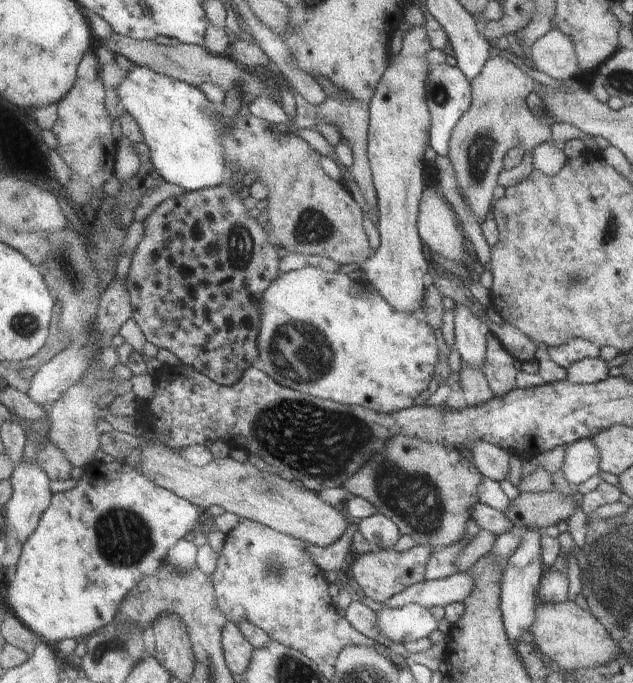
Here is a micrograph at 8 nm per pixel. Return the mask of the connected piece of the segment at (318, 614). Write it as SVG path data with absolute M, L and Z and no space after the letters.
M240 517L239 524L229 532L226 547L218 560L217 570L210 577L215 586L219 610L228 622L241 624L243 620L249 620L251 624L267 632L275 642L301 652L319 666L325 663L335 666L345 648L377 643L363 636L346 616L339 614L338 606L330 593L331 582L325 578L325 572L319 568L315 559L311 558L311 553L307 550L310 546L311 544L302 538L281 532L259 521Z

